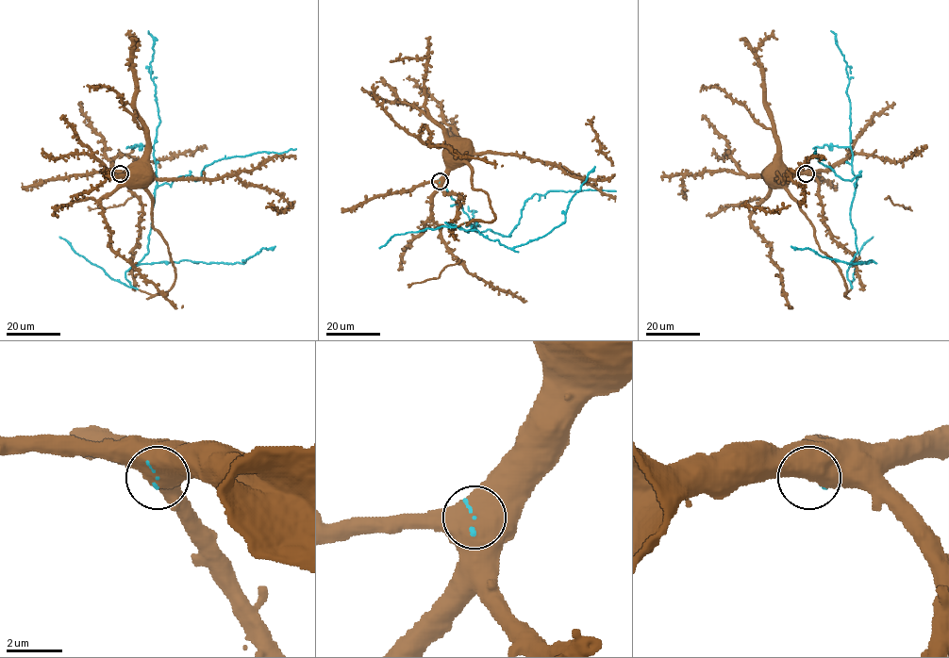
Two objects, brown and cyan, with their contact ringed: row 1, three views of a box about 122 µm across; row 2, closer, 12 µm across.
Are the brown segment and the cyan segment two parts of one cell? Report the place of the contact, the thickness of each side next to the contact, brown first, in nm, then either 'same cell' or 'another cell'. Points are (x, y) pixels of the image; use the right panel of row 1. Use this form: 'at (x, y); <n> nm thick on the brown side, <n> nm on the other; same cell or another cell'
at (806, 173); 750 nm thick on the brown side, 90 nm on the other; same cell

